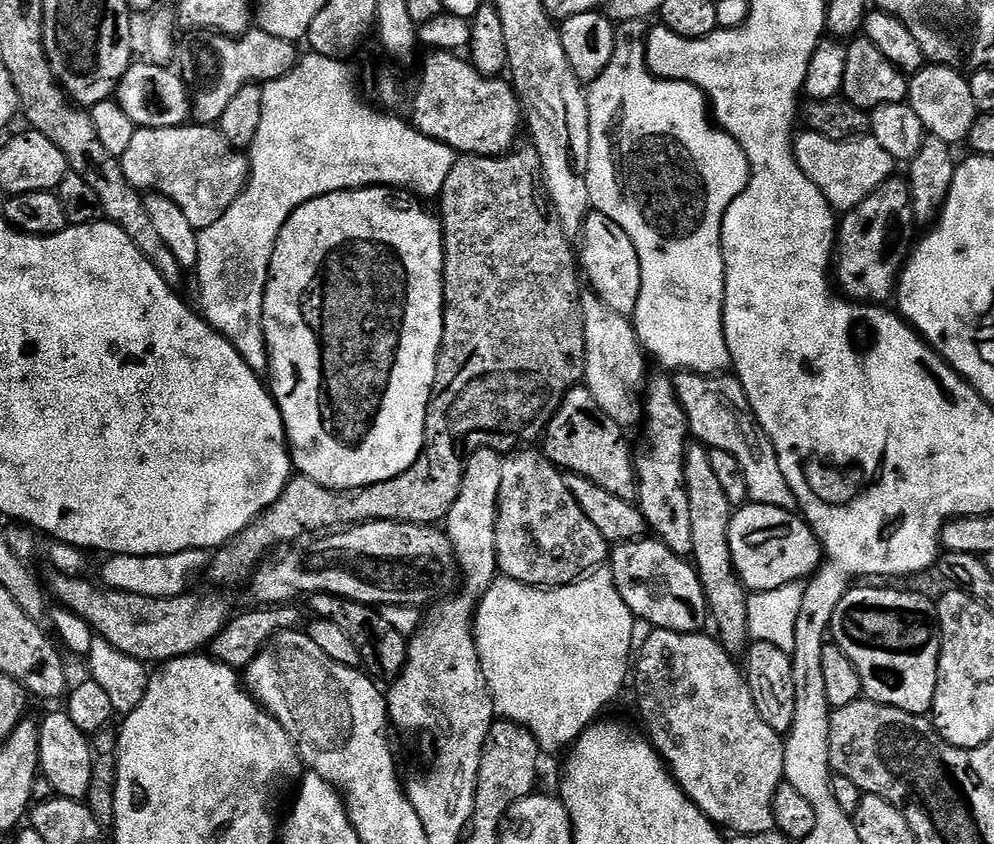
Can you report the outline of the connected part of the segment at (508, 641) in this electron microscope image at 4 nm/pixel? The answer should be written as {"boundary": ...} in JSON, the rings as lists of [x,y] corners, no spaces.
{"boundary":[[[601,566],[588,573],[587,576],[575,580],[572,584],[564,584],[560,588],[538,588],[535,584],[523,584],[517,580],[510,580],[507,578],[497,578],[493,580],[492,585],[486,590],[486,594],[480,600],[479,604],[476,606],[476,614],[474,617],[474,635],[476,637],[476,649],[478,650],[478,658],[480,659],[480,665],[482,666],[482,674],[486,674],[486,682],[488,683],[488,689],[492,692],[492,704],[496,708],[497,717],[514,722],[518,726],[522,726],[528,733],[530,733],[533,738],[538,742],[541,753],[548,754],[548,752],[560,752],[563,753],[565,750],[572,747],[575,744],[577,738],[579,738],[585,730],[590,727],[590,725],[595,724],[598,717],[601,715],[600,712],[620,691],[624,688],[624,679],[629,679],[630,676],[630,661],[634,656],[634,644],[632,648],[632,631],[638,627],[637,621],[634,619],[632,612],[626,606],[626,602],[622,602],[622,594],[618,594],[618,586],[614,586],[614,578],[612,577],[611,567]]]}

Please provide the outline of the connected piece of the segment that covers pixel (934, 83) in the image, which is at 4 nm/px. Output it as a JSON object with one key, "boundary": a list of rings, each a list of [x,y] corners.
{"boundary":[[[929,63],[911,77],[907,103],[911,104],[914,114],[918,114],[918,118],[922,118],[922,126],[927,135],[942,138],[942,142],[953,146],[959,146],[960,143],[963,145],[967,141],[970,130],[978,118],[978,109],[974,102],[969,77],[963,71],[948,68],[944,64]]]}

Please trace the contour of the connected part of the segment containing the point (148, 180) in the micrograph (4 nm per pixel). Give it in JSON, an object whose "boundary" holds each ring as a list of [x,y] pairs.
{"boundary":[[[195,122],[178,128],[137,128],[126,154],[118,159],[133,188],[144,194],[155,189],[170,198],[198,230],[214,226],[248,185],[247,155],[229,146],[215,127]]]}

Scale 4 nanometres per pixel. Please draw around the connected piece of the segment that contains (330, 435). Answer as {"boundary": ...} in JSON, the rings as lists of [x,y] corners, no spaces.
{"boundary":[[[379,186],[319,196],[298,206],[294,214],[290,214],[274,246],[264,295],[264,337],[268,343],[268,372],[272,376],[270,391],[284,419],[293,469],[335,492],[349,492],[355,488],[374,486],[378,482],[390,482],[410,470],[424,449],[426,414],[444,329],[444,230],[433,213],[431,216],[426,209],[416,208],[415,202],[411,195]]]}

